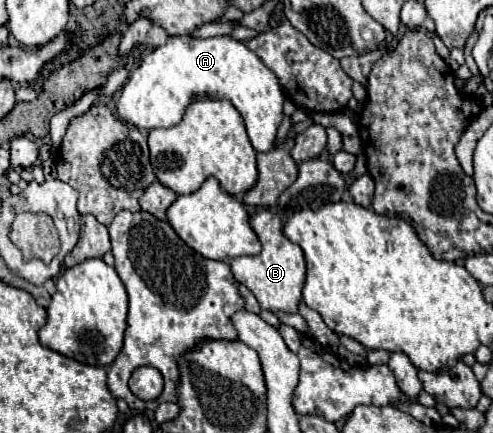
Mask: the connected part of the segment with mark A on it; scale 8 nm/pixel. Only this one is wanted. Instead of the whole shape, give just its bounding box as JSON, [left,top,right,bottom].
[117,35,283,151]

